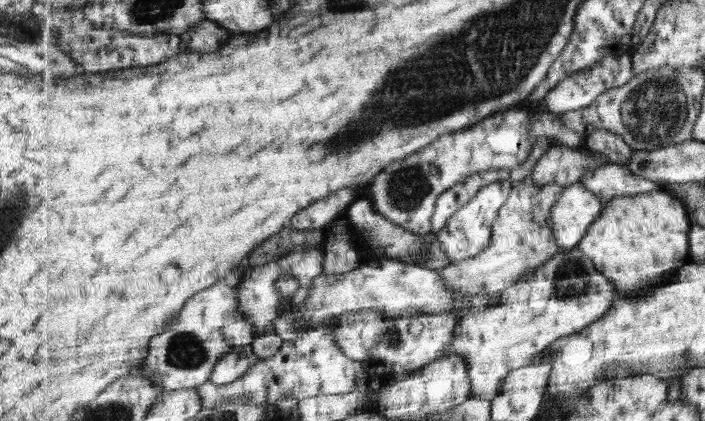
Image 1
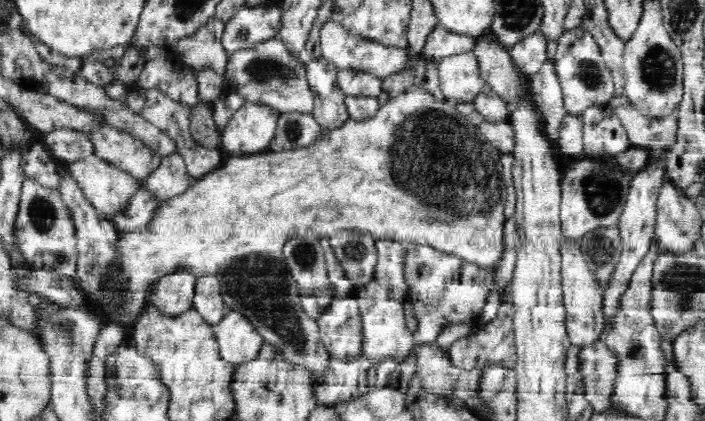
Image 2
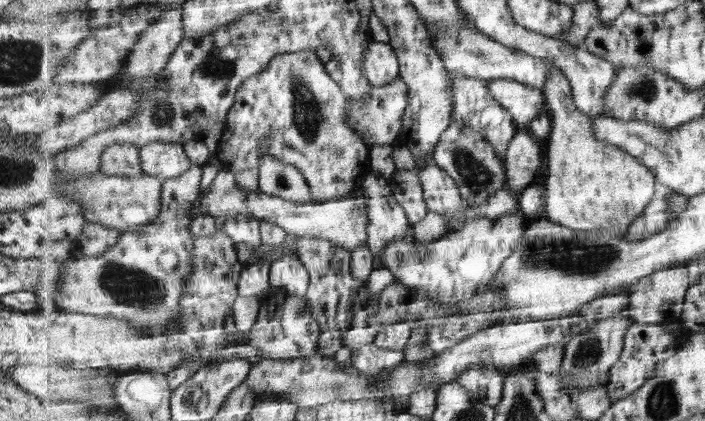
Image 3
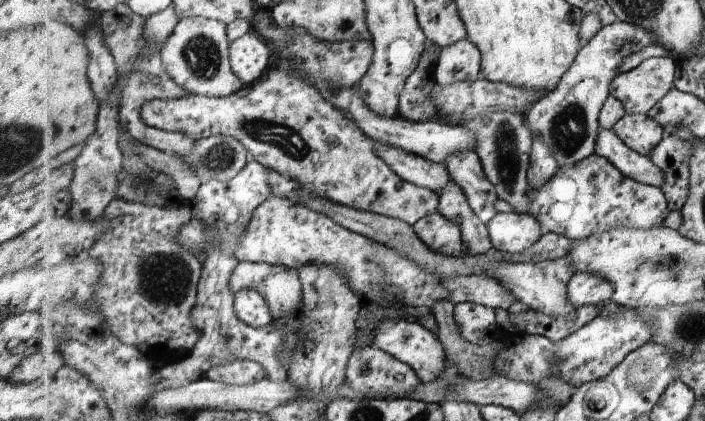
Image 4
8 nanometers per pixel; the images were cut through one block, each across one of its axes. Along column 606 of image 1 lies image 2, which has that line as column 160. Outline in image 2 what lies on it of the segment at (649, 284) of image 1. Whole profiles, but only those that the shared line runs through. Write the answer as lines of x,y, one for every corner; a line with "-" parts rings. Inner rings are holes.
409,89
408,91
390,96
390,99
380,106
380,110
374,118
367,118
362,121
349,119
339,127
321,127
320,136
310,145
298,147
285,151
265,151
254,155
231,156
226,162
221,164
218,169
210,174
206,174
202,180
191,182
188,190
184,194
174,196
170,200
159,201
158,210
154,214
148,230
146,232
120,233
120,249
123,252
123,284
127,290
129,300
124,307
116,310
116,317
113,315
112,307
105,307
104,328
96,340
94,346
94,356
100,360
106,360
108,356
114,354
124,337
128,336
131,325
135,324
135,320
147,306
146,296
150,286
158,280
160,276
173,274
178,270
188,270
194,277
200,278
207,275
219,278
221,285
221,294
226,308
244,313
244,316
250,320
255,330
262,336
264,342
273,345
288,359
291,365
302,365
306,370
310,370
312,374
312,384
324,384
324,372
330,370
330,351
322,343
320,332
318,331
317,320
309,318
300,307
300,295
298,295
298,284
292,279
289,270
286,268
285,259
283,258
283,246
287,239
298,236
296,234
296,224
302,224
304,220
314,220
318,224
318,234
322,236
331,236
340,238
344,230
358,230
369,234
375,241
390,240
398,241
405,245
416,243
419,245
428,245
436,247
438,250
446,251
446,253
454,254
462,261
477,265
480,269
488,272
496,271
505,258
506,245
504,245
504,224
506,222
506,213
504,213
504,204
506,204
506,186
503,183
502,165
500,160
503,152
496,148
492,143
484,142
484,144
472,144
474,134
470,130
468,119
460,114
455,107
456,101
438,99
434,95
424,91
423,89
-
420,186
446,186
448,188
420,188
-
112,313
112,317
110,317
-
118,316
121,316
118,319

